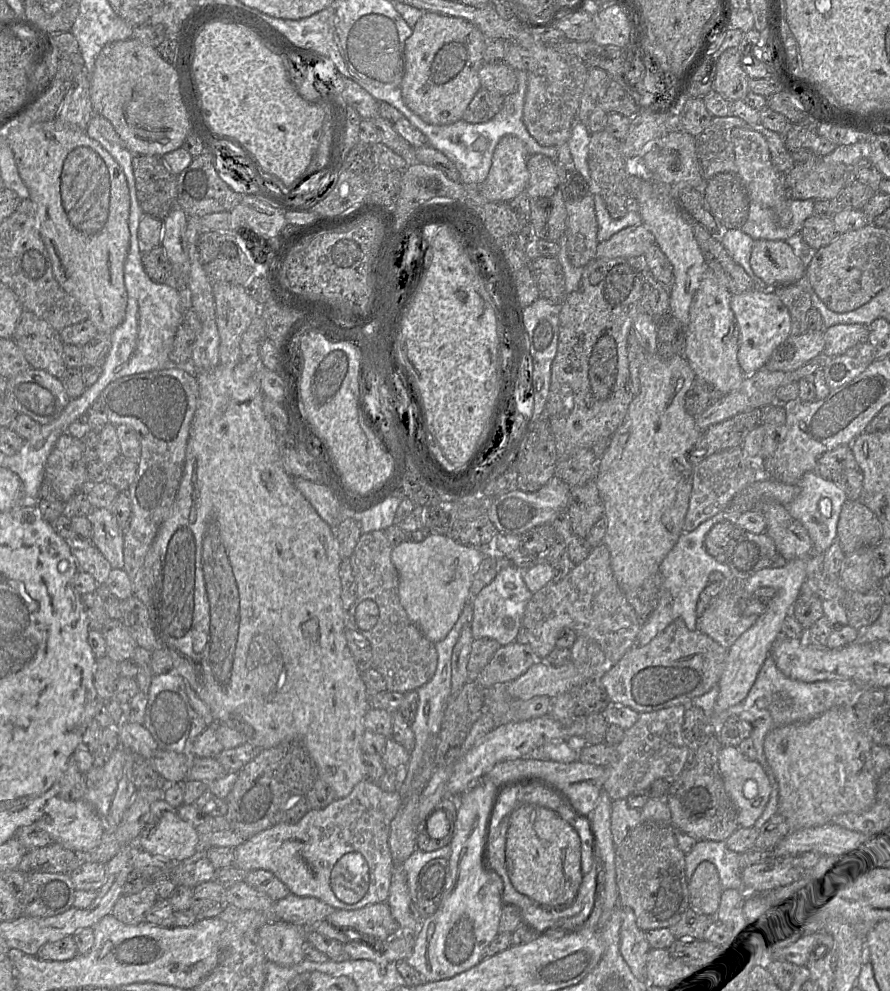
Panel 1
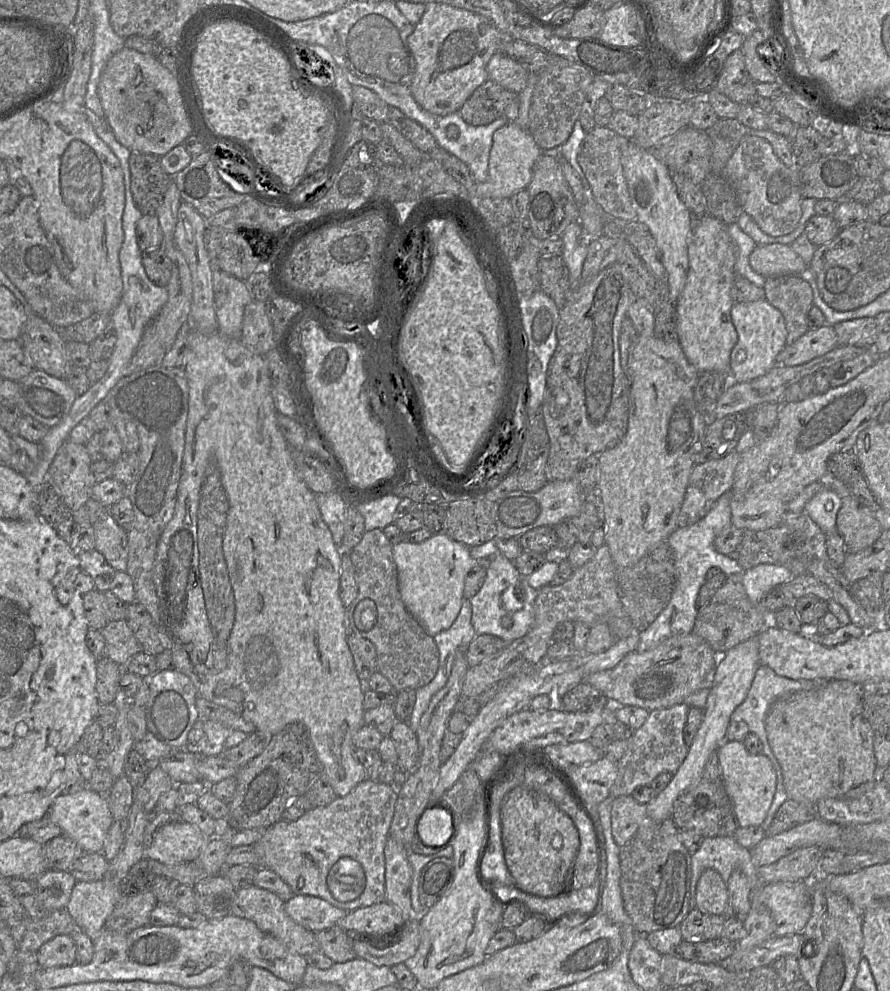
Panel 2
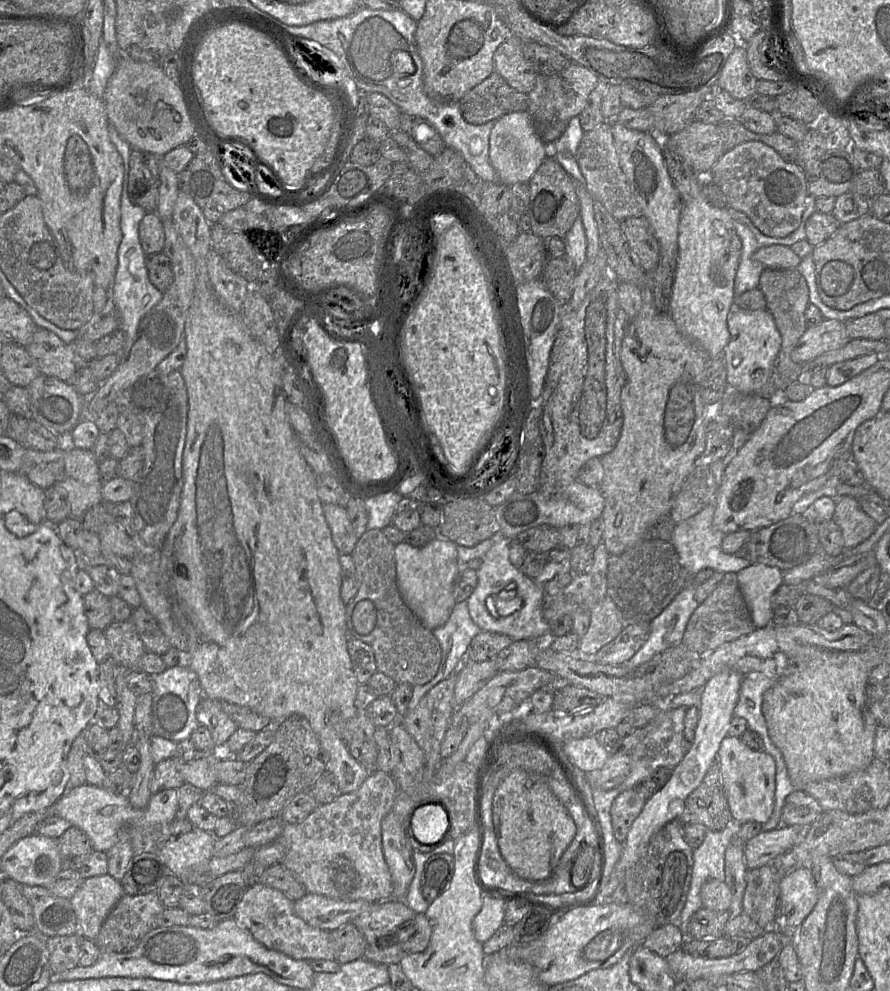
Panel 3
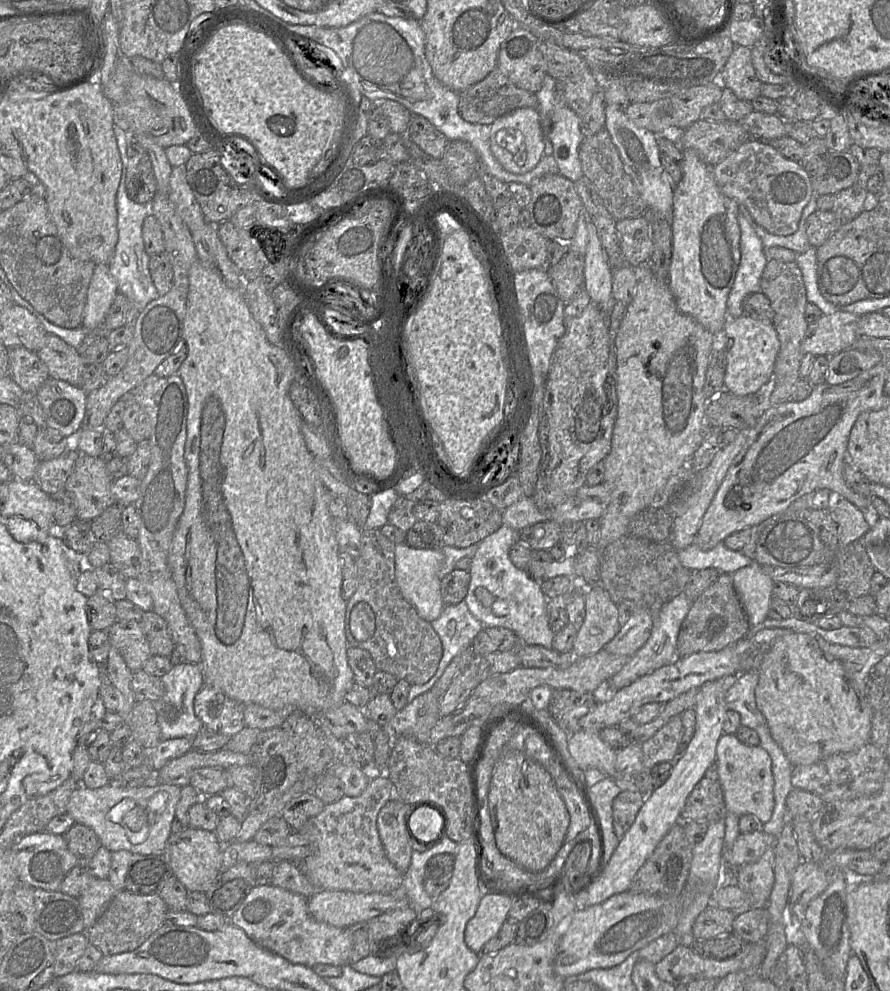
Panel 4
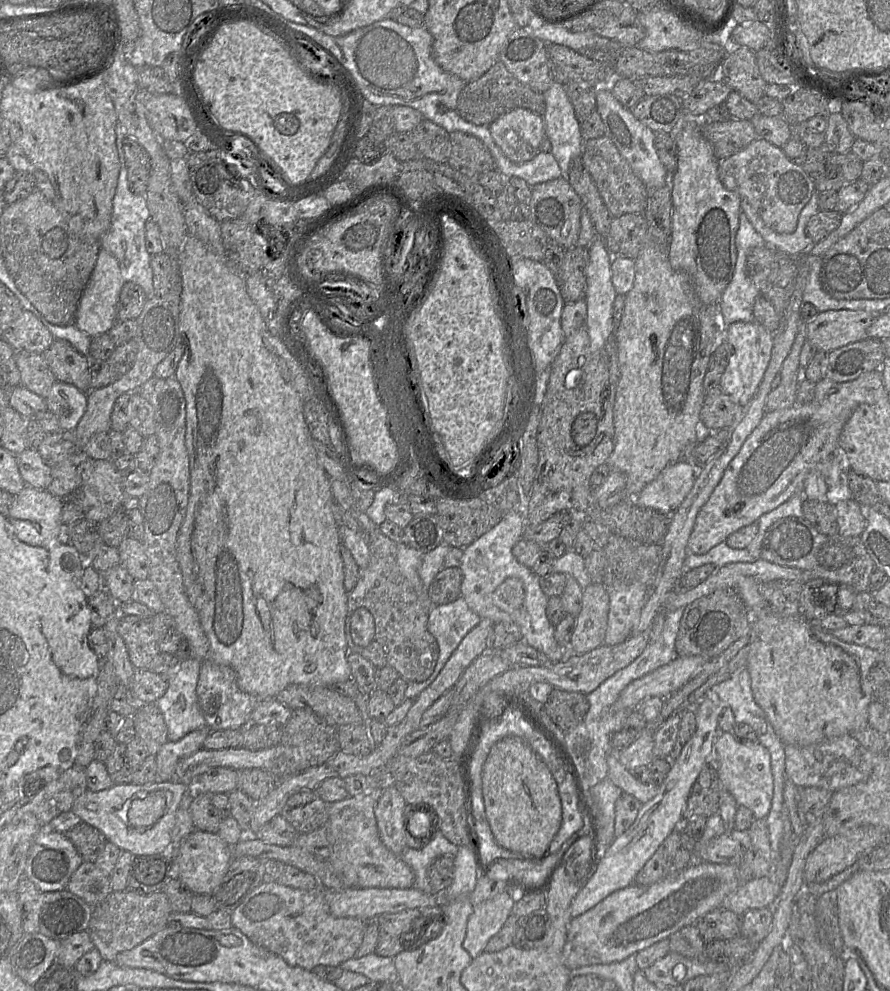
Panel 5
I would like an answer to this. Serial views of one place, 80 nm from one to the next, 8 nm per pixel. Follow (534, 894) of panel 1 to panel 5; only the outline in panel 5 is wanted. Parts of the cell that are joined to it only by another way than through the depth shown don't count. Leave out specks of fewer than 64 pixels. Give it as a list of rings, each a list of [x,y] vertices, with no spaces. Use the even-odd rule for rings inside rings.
[[[508,736],[491,748],[482,780],[486,815],[497,843],[526,859],[545,857],[562,822],[558,785],[546,764],[524,740]]]

